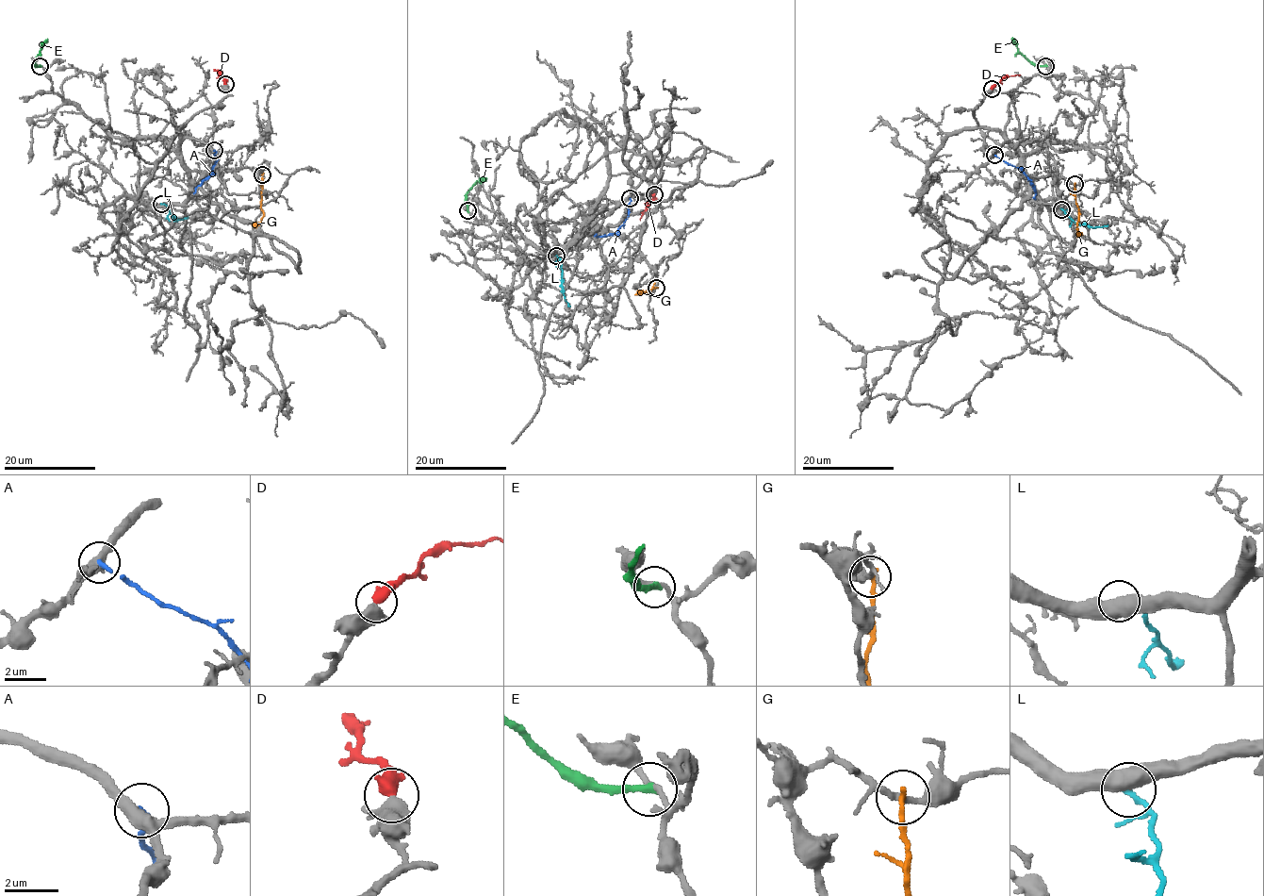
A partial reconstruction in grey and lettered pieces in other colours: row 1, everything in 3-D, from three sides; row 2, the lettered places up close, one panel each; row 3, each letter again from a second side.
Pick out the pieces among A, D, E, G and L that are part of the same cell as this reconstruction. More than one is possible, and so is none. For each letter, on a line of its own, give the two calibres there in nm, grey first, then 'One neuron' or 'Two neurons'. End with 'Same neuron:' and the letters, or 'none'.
A: Thickness 460 nm (grey) against 200 nm. Two neurons
D: Thickness 440 nm (grey) against 500 nm. One neuron
E: Thickness 180 nm (grey) against 320 nm. Two neurons
G: Thickness 220 nm (grey) against 220 nm. Two neurons
L: Thickness 600 nm (grey) against 200 nm. Two neurons
Same neuron: D

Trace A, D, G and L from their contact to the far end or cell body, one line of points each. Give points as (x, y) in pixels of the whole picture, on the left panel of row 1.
A: (215, 150), (217, 159), (213, 172), (193, 193)
D: (225, 84), (214, 69)
G: (261, 174), (263, 217), (252, 224)
L: (161, 204), (170, 209), (174, 218), (182, 220), (188, 216)

